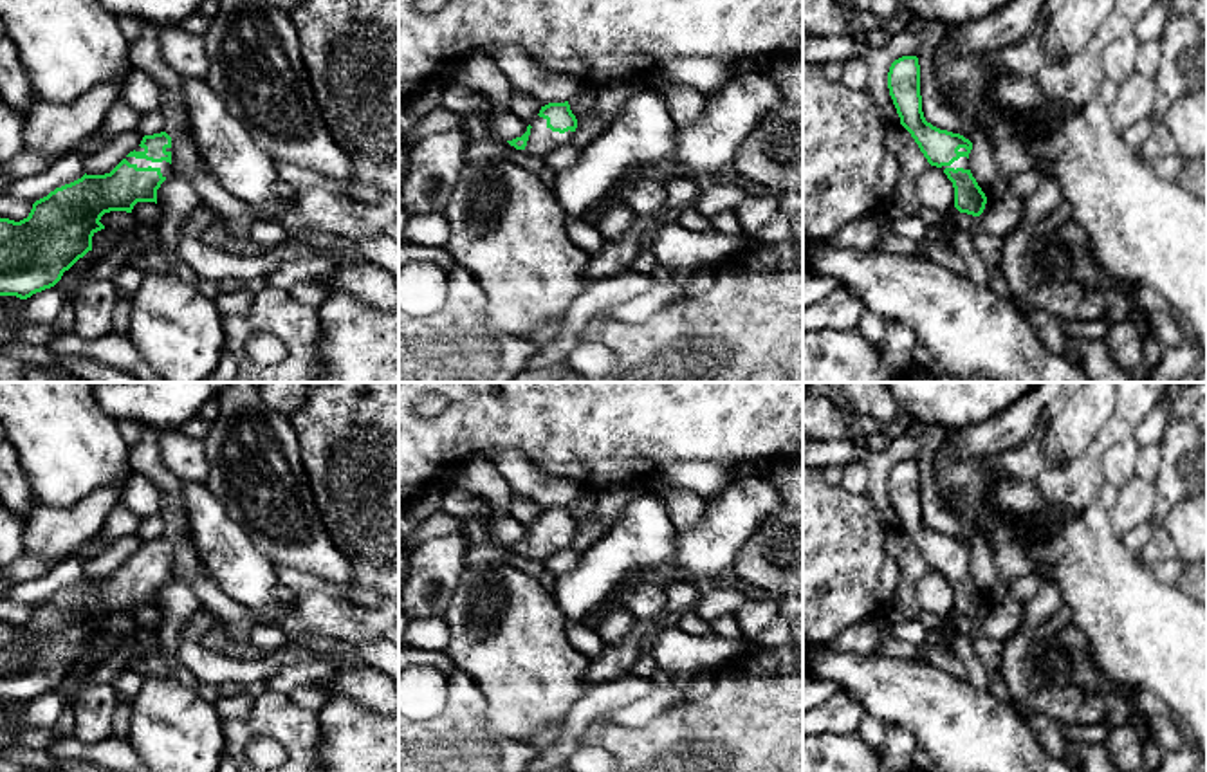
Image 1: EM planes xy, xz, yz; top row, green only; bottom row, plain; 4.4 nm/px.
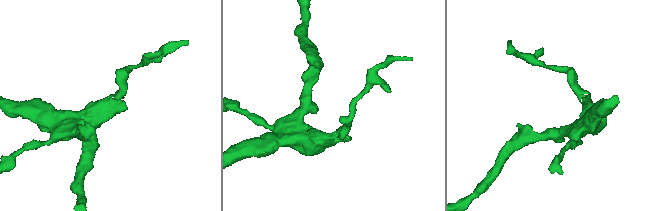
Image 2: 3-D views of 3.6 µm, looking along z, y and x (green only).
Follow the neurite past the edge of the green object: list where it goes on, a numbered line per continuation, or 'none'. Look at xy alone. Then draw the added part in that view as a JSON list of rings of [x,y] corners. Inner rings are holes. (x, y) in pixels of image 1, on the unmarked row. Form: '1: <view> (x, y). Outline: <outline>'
1: xy (165, 570). Outline: [[[124,561],[130,568],[135,568],[137,572],[159,572],[162,581],[168,581],[173,572],[170,566],[162,565],[162,566],[152,566],[152,565],[146,565],[146,563],[135,563],[135,561]]]

